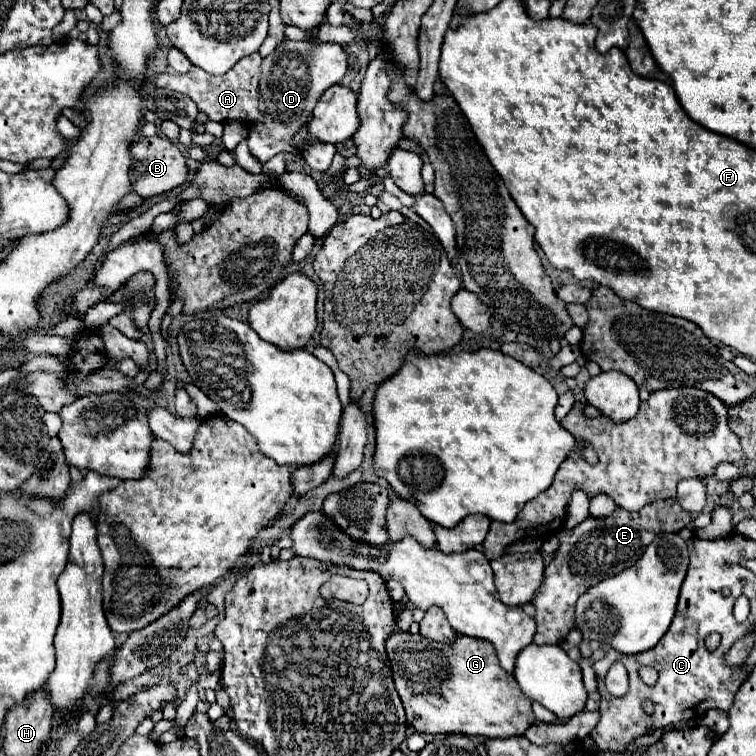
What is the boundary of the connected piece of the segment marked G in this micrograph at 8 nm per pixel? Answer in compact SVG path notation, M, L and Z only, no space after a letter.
M395 632L387 640L387 654L391 660L395 688L405 706L407 724L417 732L513 738L523 736L525 730L535 722L531 700L521 694L515 678L499 666L495 646L491 646L491 642L487 640L457 636L451 644L439 644L423 638L421 634Z

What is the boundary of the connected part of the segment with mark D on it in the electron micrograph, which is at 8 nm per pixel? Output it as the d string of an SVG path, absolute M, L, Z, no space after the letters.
M283 40L277 44L275 52L263 58L261 66L261 102L259 110L263 112L263 120L249 128L247 144L251 154L259 162L267 162L281 152L293 152L289 146L291 136L309 122L311 112L319 100L319 96L333 84L341 82L347 70L347 54L335 42L291 42Z

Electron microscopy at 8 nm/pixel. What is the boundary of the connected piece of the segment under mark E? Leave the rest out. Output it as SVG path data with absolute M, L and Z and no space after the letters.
M675 498L655 500L643 506L639 512L629 512L615 508L607 518L587 518L575 528L561 528L557 532L559 548L545 568L545 582L533 596L533 606L537 608L535 622L535 642L537 644L557 644L575 626L575 602L591 586L603 578L615 576L625 568L631 568L637 558L645 552L649 542L659 532L679 532L691 524L691 514L685 512Z

